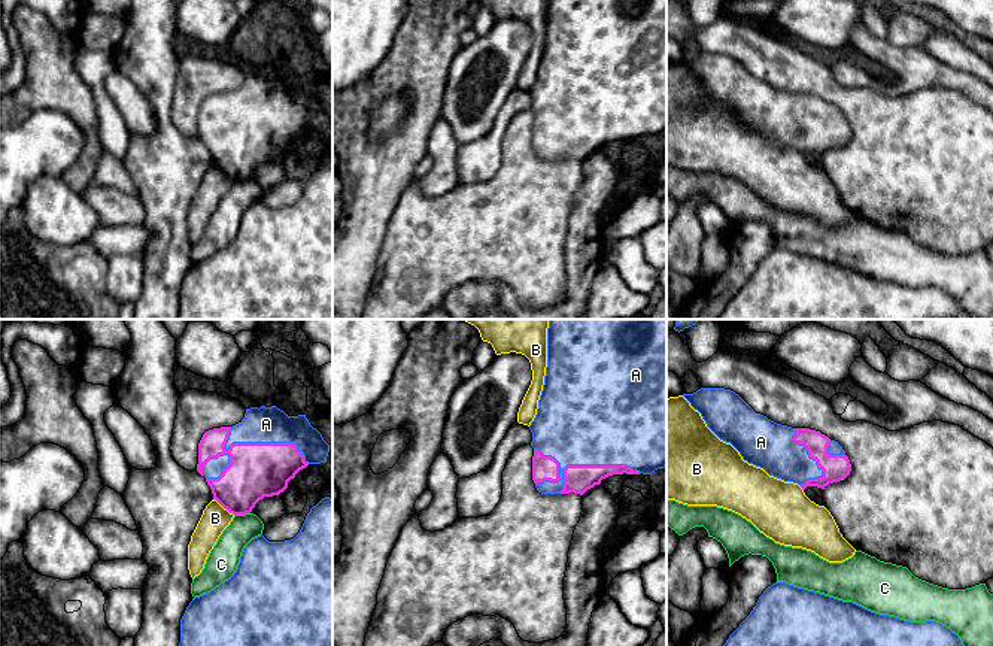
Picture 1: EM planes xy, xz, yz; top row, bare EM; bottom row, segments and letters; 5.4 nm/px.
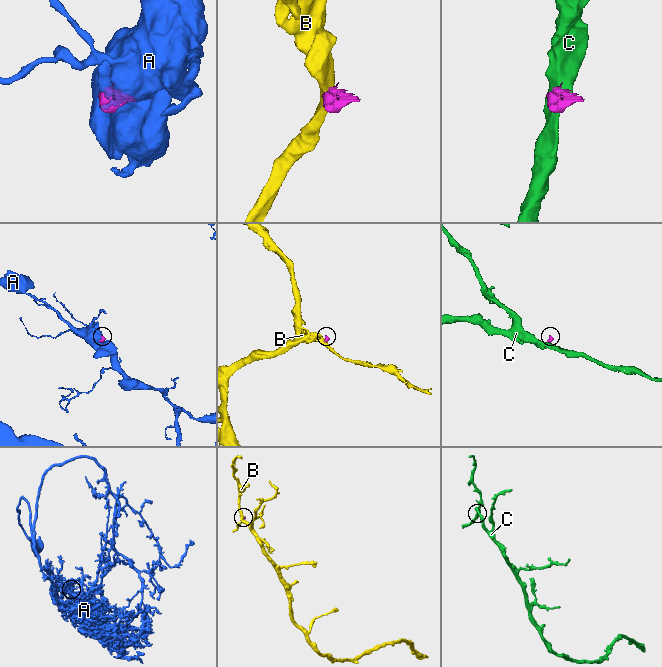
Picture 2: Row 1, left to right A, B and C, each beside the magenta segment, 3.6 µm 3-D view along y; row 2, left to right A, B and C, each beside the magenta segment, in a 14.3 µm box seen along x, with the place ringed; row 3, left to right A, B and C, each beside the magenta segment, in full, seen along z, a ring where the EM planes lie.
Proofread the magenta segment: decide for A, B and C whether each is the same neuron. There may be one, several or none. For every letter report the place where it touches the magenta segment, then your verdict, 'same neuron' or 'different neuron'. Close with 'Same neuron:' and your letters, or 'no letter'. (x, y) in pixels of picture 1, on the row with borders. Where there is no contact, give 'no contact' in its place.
A: xy (254, 443) | same neuron
B: xy (224, 507) | different neuron
C: xy (242, 513) | different neuron
Same neuron: A

